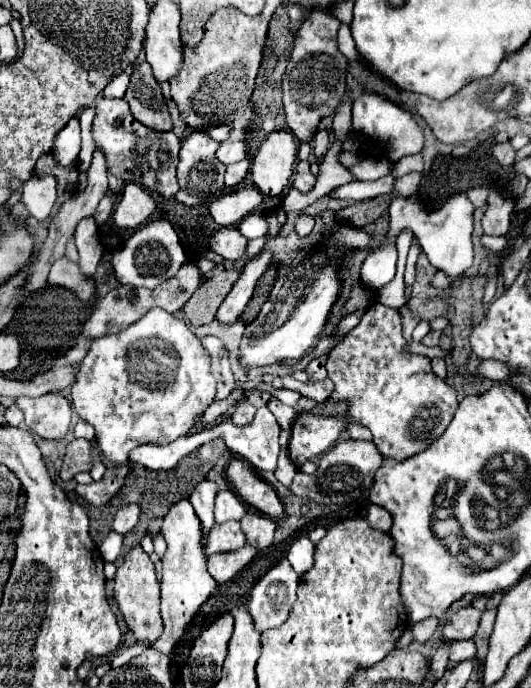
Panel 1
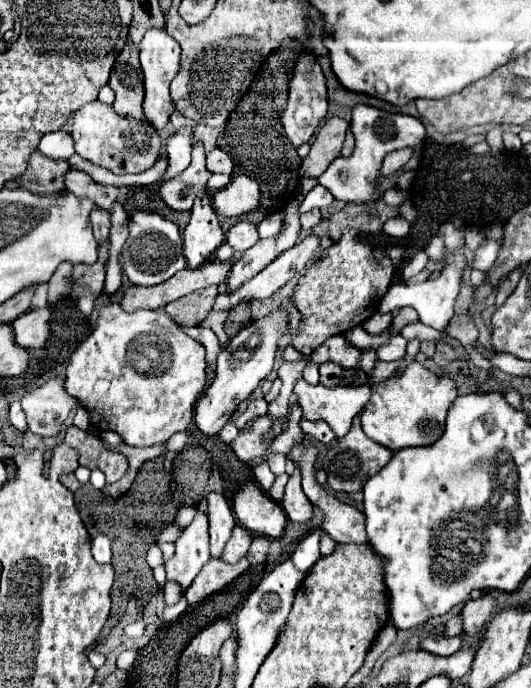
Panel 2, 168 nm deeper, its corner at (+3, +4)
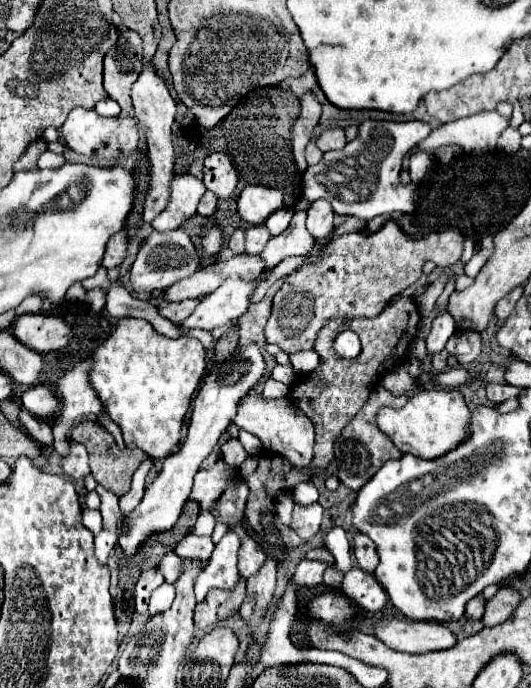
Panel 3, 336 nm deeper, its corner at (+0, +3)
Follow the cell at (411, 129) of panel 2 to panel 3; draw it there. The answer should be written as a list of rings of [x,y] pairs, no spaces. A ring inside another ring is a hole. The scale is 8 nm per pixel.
[[[363,121],[355,141],[347,143],[341,151],[325,153],[319,165],[307,167],[303,175],[305,199],[327,199],[335,213],[353,215],[365,221],[393,211],[413,211],[417,187],[401,185],[399,171],[409,149],[423,141],[429,133],[431,127],[425,121]]]

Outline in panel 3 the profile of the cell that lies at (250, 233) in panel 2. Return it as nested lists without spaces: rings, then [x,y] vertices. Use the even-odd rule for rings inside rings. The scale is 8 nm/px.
[[[251,225],[245,231],[245,253],[249,255],[259,255],[261,249],[265,247],[265,243],[269,241],[269,231],[265,225]]]

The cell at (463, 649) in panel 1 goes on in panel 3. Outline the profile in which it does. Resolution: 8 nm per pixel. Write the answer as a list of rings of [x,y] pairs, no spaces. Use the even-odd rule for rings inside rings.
[[[383,617],[375,635],[391,649],[403,653],[431,653],[455,647],[455,635],[439,623],[407,623],[397,617]]]

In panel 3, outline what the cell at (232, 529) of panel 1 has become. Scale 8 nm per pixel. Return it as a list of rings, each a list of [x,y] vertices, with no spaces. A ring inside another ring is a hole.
[[[243,537],[239,547],[239,563],[237,563],[239,573],[243,577],[251,577],[253,573],[257,573],[263,561],[265,561],[265,551],[261,549],[261,545],[251,537]]]

